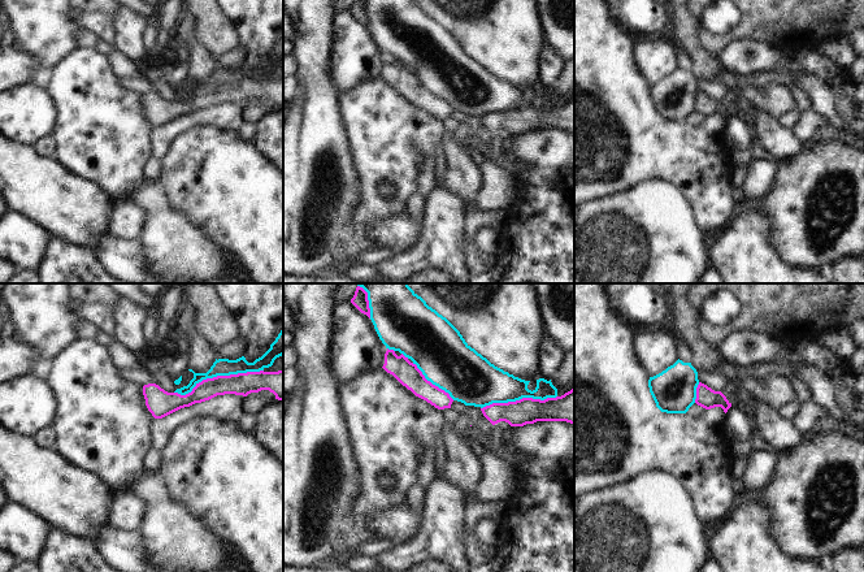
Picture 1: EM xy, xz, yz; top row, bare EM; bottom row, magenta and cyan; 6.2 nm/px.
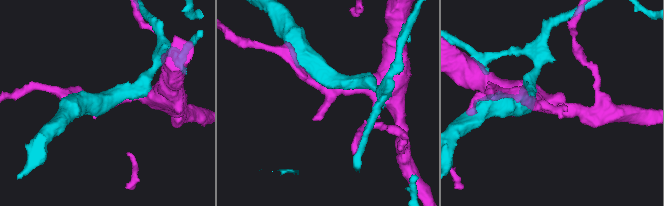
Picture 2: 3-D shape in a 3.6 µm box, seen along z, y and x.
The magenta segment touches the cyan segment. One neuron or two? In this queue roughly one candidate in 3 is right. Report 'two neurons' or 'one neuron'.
two neurons

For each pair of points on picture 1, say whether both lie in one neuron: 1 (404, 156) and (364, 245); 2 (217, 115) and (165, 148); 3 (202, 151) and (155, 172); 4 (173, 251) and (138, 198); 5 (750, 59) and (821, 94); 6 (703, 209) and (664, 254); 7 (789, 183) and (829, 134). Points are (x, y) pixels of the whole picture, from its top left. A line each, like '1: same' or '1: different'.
1: same
2: same
3: different
4: same
5: same
6: different
7: different

